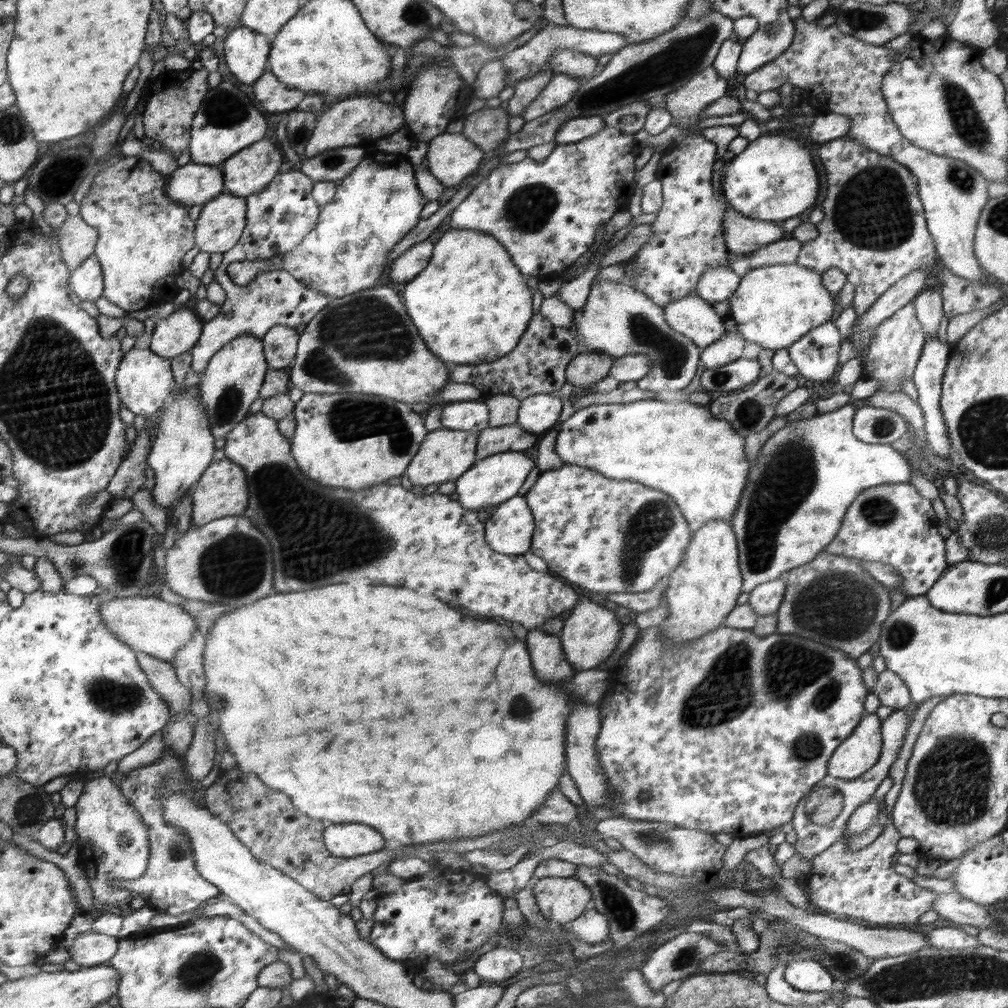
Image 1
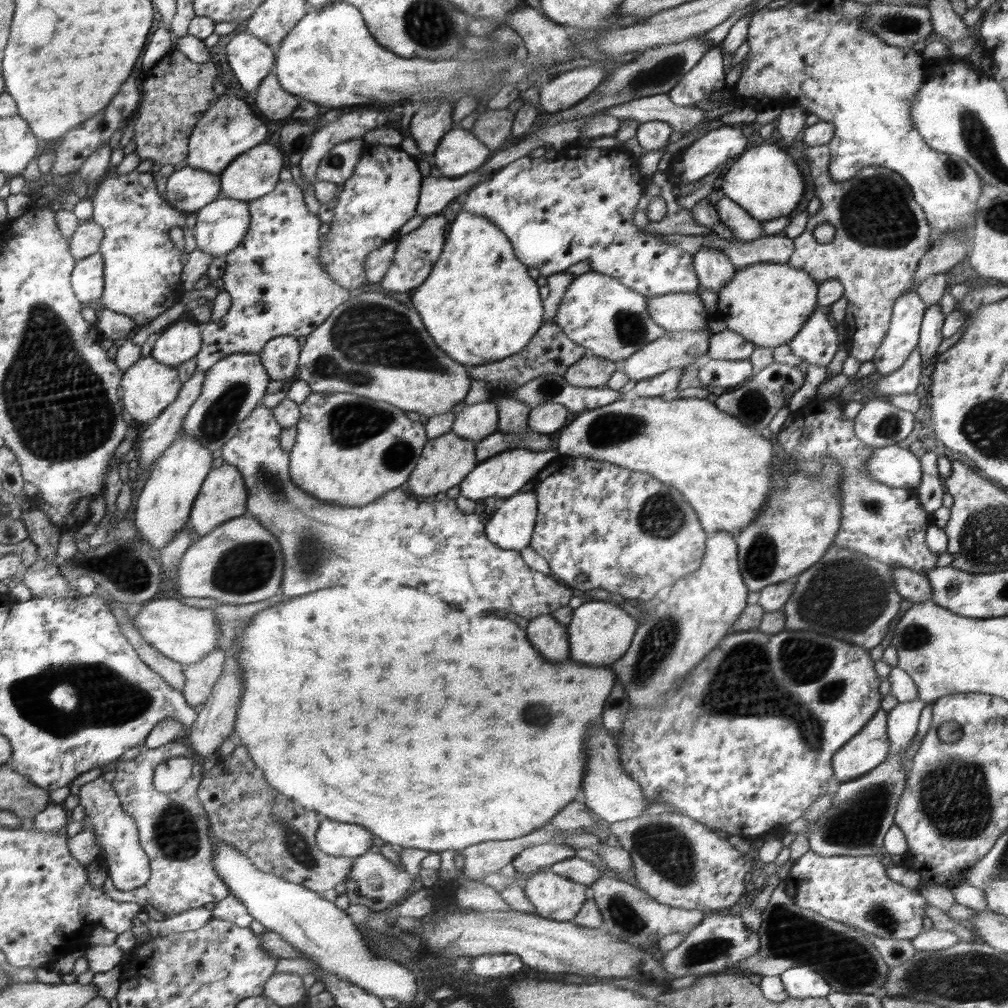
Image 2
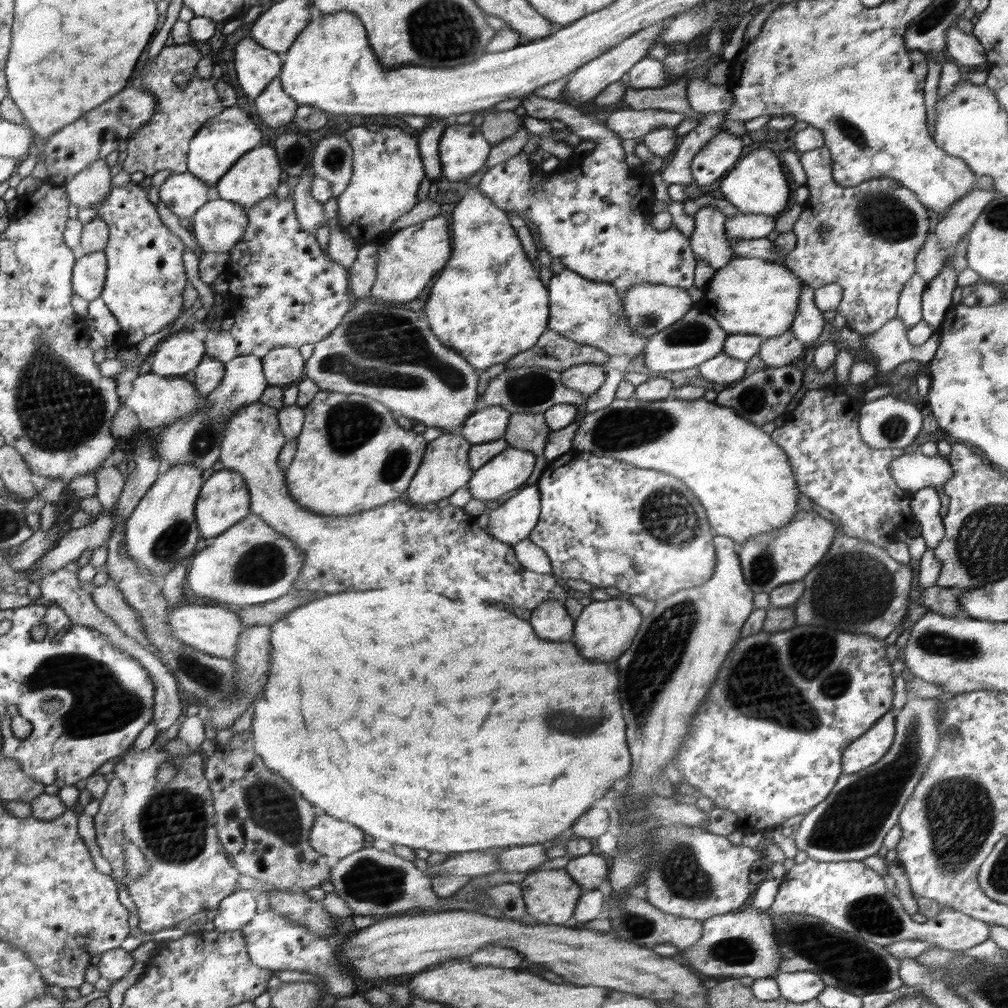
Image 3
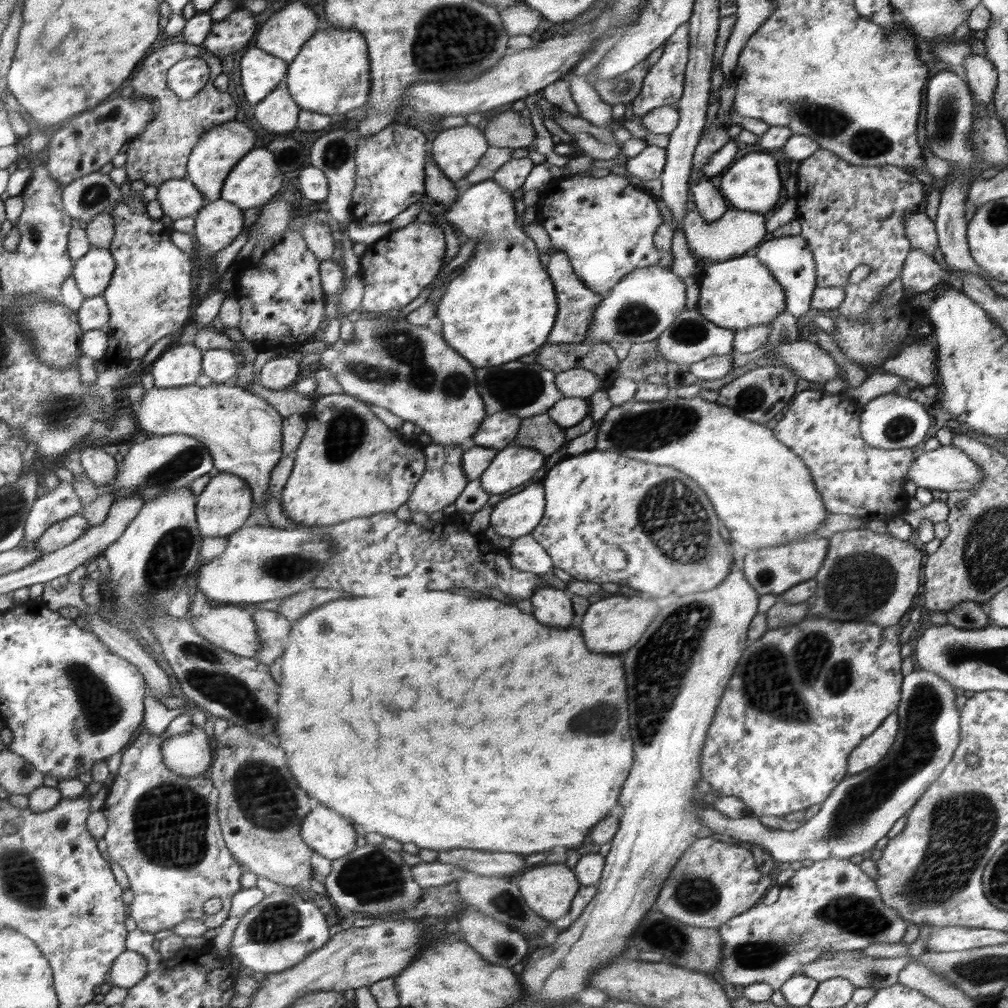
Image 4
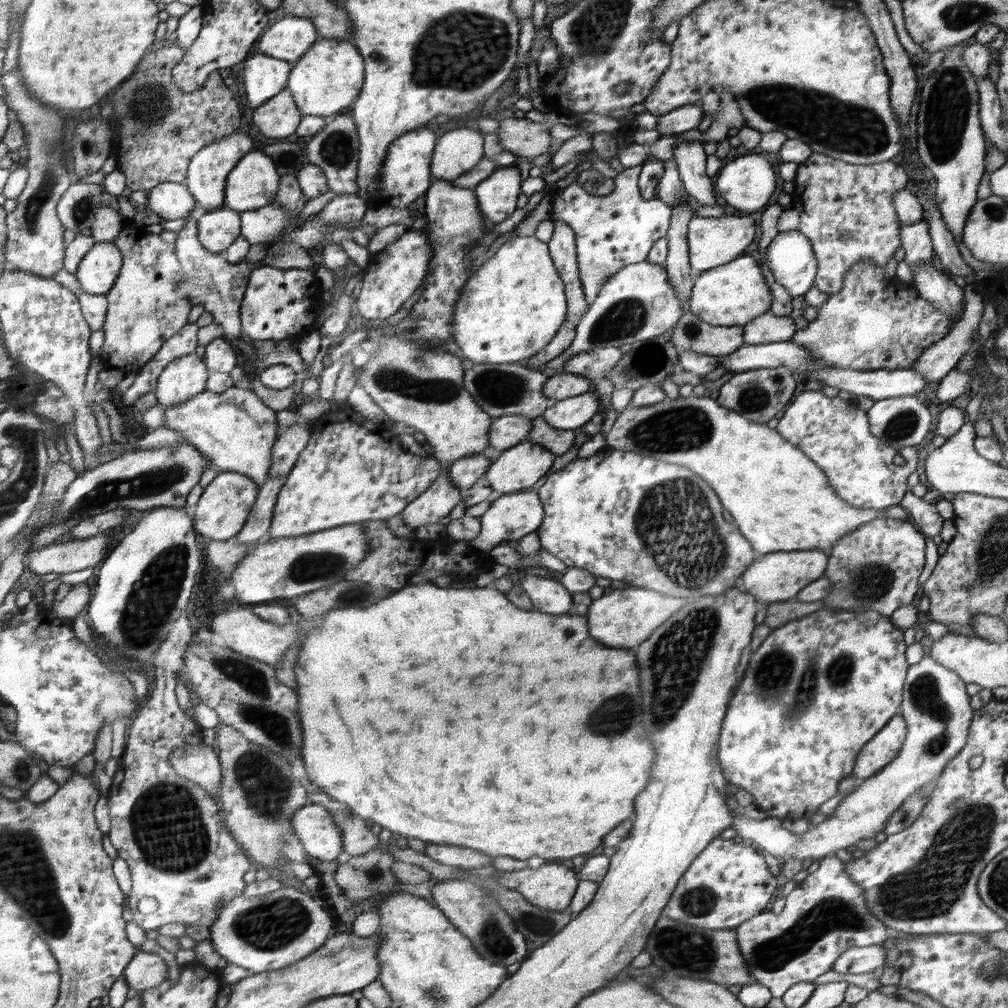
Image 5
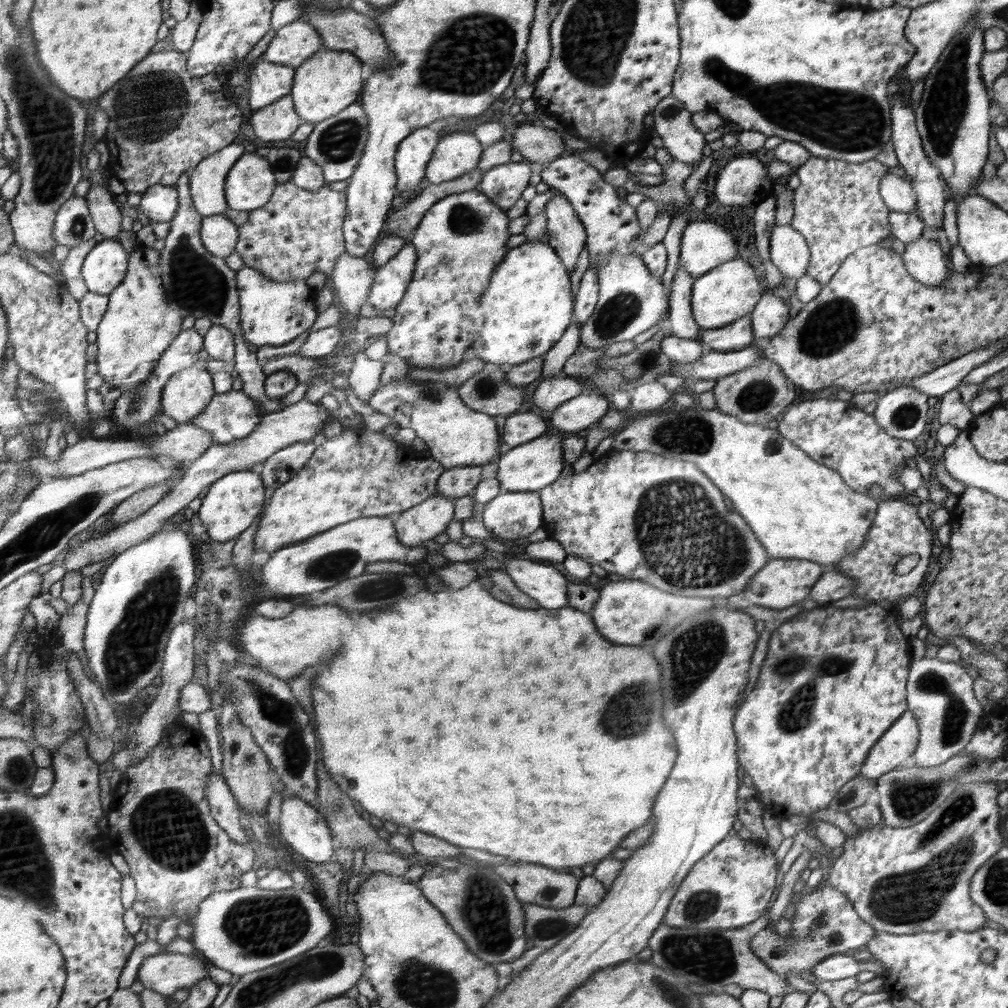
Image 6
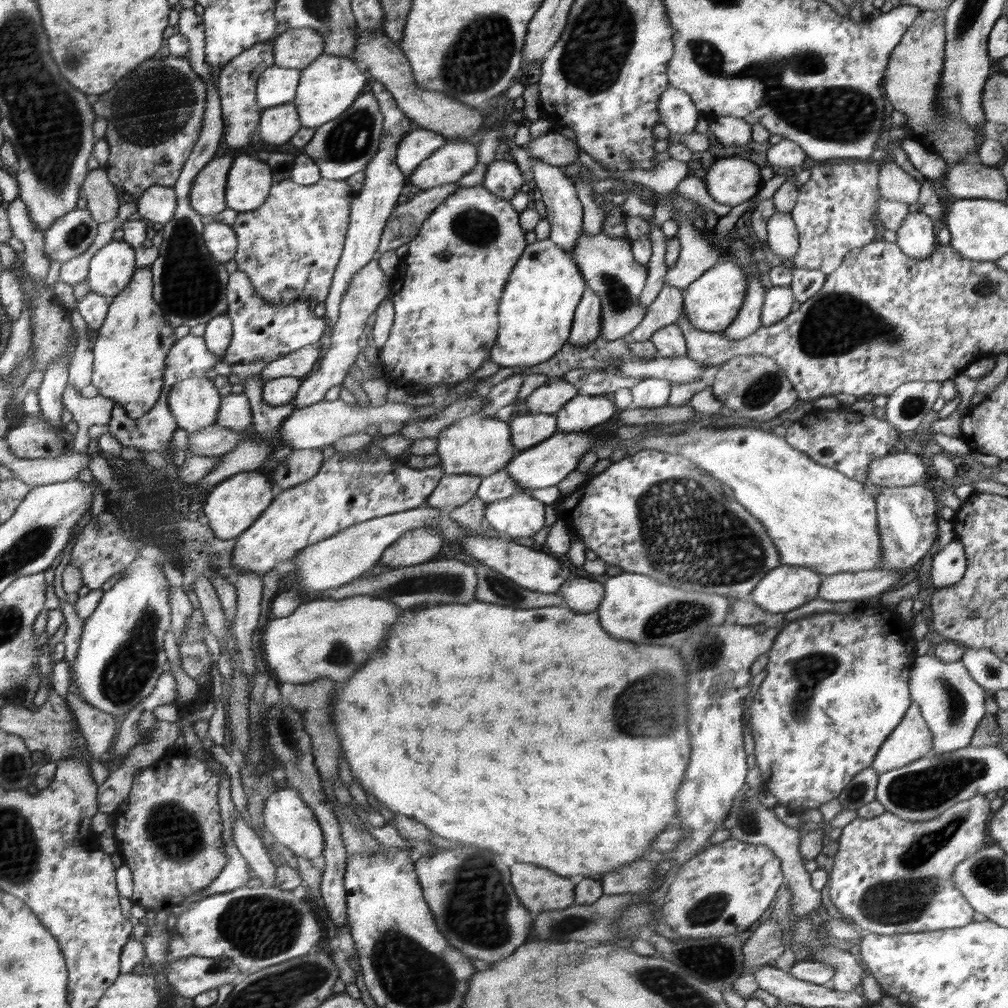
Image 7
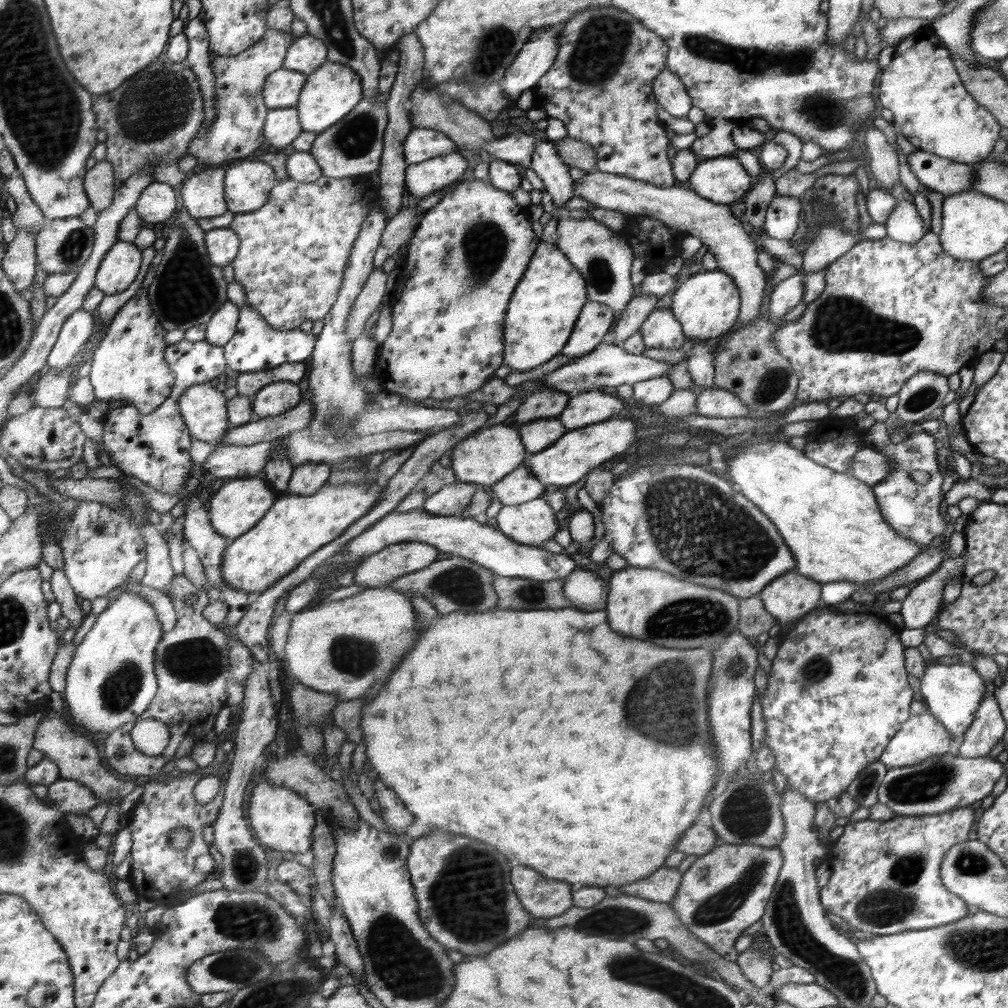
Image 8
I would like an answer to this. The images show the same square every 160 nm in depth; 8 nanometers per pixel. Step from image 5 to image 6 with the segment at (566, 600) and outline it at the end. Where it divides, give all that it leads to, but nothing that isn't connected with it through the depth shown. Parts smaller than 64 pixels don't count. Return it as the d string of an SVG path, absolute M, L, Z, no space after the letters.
M510 558L505 564L515 585L531 596L542 608L562 608L566 604L566 578L552 566L540 561Z

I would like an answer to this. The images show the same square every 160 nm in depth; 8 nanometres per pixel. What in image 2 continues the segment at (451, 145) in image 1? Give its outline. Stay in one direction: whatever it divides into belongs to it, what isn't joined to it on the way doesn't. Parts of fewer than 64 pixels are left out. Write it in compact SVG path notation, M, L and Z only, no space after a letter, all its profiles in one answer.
M457 126L442 138L431 161L435 162L442 176L452 179L476 170L489 160L488 156L490 150L474 133Z

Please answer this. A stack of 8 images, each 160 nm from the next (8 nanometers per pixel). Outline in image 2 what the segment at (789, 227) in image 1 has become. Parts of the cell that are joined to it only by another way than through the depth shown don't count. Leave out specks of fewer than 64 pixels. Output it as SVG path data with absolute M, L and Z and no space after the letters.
M726 196L715 205L719 210L720 222L730 228L740 241L753 241L762 236L782 234L791 219L783 216L770 221L760 221Z

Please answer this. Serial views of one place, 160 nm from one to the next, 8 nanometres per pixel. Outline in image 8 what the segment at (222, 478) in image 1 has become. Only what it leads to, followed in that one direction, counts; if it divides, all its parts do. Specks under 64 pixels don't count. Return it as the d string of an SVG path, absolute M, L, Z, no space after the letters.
M248 477L248 480L232 479L225 483L211 501L212 525L219 534L236 540L253 529L272 510L274 500L276 496L266 480L254 477Z

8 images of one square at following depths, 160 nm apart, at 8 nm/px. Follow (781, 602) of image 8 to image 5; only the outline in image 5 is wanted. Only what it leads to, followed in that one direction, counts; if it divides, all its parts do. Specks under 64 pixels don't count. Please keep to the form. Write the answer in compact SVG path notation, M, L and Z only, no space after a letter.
M817 549L769 553L762 558L756 558L756 562L743 573L744 592L751 594L761 603L778 602L796 597L811 582L823 576L829 560L828 554Z

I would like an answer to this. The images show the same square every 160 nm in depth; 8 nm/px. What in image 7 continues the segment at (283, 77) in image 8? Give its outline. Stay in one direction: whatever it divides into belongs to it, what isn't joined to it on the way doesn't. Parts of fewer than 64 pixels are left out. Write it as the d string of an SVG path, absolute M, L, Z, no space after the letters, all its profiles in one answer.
M270 66L268 74L263 74L256 86L257 103L260 107L270 109L294 101L302 72L297 69L284 69Z

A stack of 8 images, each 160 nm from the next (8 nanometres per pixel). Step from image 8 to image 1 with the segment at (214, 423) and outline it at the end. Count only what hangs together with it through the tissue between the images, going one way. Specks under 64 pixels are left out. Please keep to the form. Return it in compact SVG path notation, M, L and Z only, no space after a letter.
M178 307L170 316L158 321L151 349L160 356L178 358L194 350L194 344L202 338L204 324L197 311Z

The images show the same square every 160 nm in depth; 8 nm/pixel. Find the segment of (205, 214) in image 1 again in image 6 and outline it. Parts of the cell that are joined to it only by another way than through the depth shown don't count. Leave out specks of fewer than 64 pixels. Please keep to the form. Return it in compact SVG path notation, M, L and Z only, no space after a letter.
M227 213L205 217L202 236L208 250L222 258L228 258L237 252L240 242L239 225Z

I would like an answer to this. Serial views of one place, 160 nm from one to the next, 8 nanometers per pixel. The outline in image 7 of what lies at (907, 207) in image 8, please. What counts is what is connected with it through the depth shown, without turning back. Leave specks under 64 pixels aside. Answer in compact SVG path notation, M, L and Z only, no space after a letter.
M920 210L908 213L903 225L897 230L896 244L912 258L929 257L938 244L932 222Z

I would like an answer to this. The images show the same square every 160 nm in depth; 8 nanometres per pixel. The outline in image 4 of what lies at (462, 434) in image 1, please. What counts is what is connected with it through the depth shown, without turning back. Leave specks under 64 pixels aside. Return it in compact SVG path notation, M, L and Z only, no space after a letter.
M430 442L424 446L424 450L428 450L428 474L424 475L424 482L420 482L420 486L416 486L416 494L411 495L410 501L407 503L412 514L427 513L431 515L444 508L452 502L456 502L460 494L466 489L469 479L463 470L463 446L454 444L436 444Z

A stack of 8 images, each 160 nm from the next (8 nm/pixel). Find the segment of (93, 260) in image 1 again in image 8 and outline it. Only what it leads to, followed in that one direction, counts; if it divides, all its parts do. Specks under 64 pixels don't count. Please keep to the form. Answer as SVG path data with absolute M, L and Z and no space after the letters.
M118 241L104 259L97 276L96 286L106 295L126 292L142 270L143 250L133 242Z

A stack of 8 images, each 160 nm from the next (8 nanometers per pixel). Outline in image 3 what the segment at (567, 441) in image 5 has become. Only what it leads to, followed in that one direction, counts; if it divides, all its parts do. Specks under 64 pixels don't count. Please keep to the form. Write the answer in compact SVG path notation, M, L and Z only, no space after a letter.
M512 413L504 438L510 447L532 451L543 456L544 447L551 430L543 413Z

